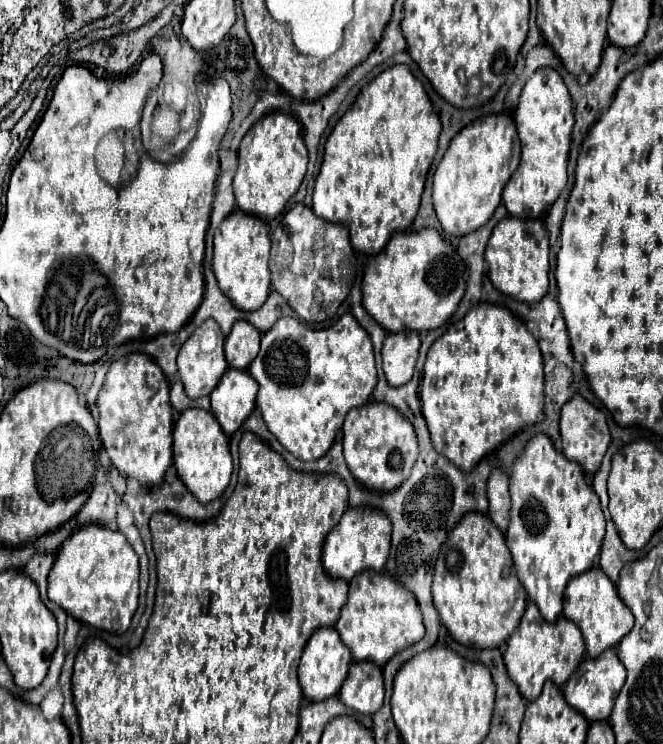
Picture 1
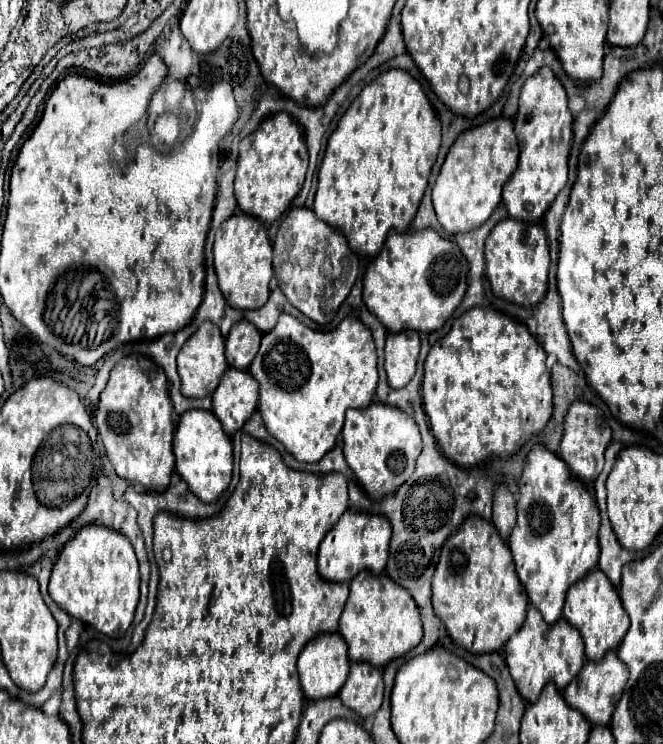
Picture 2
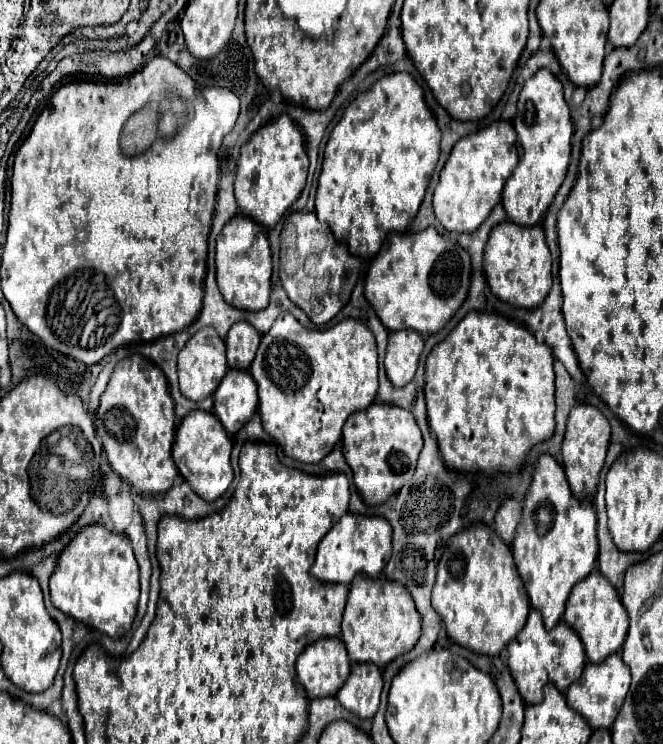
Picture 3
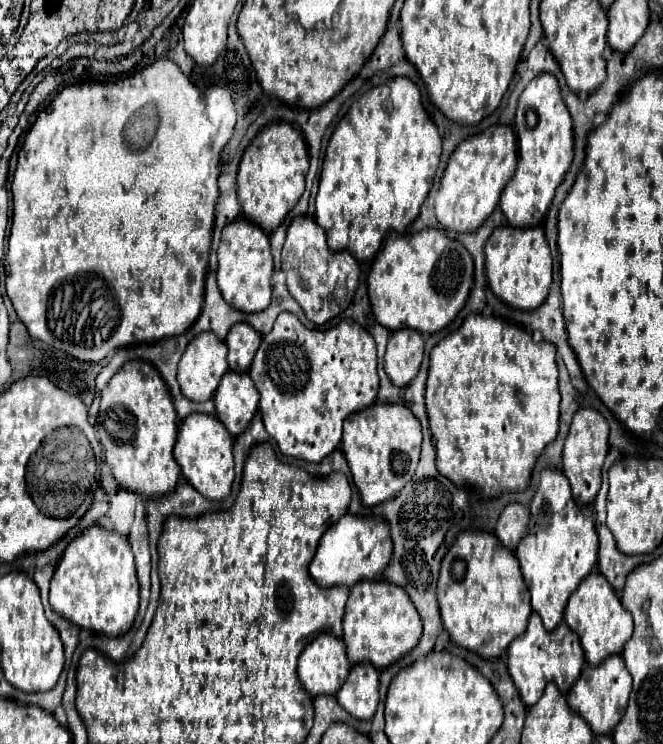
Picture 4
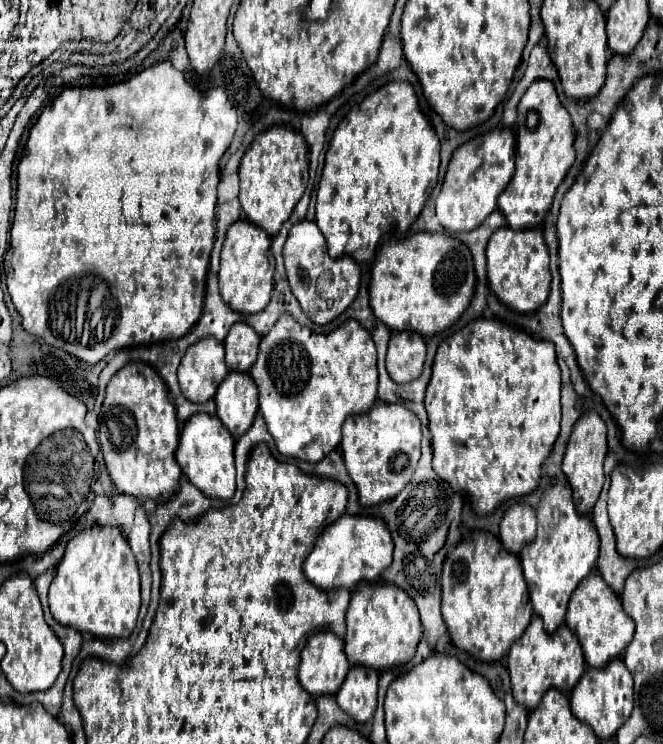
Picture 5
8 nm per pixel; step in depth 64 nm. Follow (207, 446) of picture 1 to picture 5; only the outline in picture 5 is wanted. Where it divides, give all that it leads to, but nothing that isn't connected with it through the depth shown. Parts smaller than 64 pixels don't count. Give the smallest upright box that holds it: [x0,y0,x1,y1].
[176,414,236,498]

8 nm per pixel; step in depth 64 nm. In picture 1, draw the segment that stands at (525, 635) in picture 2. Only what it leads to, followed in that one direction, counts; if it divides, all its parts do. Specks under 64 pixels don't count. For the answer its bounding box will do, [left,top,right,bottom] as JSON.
[504,616,586,702]

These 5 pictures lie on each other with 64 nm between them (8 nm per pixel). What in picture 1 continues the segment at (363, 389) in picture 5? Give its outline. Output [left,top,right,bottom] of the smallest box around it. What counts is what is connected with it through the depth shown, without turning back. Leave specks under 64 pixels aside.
[250,314,376,460]

